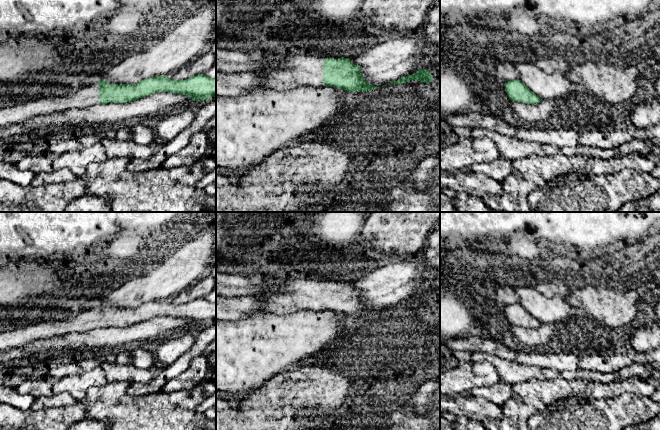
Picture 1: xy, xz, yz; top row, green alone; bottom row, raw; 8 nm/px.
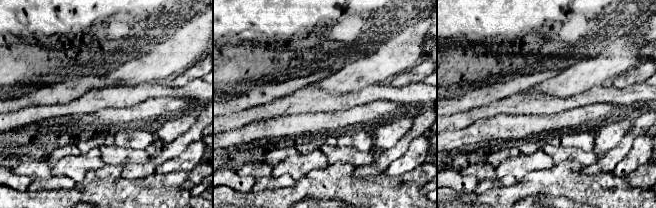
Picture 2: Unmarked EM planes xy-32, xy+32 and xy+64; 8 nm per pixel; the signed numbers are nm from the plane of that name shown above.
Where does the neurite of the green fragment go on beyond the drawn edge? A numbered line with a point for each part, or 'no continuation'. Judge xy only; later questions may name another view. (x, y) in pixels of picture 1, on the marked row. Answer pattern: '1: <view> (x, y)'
1: xy (85, 95)

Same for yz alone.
no continuation

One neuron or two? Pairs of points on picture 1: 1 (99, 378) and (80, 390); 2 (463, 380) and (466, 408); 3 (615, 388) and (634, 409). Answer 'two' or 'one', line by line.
1: one
2: two
3: two

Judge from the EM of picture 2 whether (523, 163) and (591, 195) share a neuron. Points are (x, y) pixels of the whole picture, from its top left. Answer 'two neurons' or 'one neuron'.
two neurons

